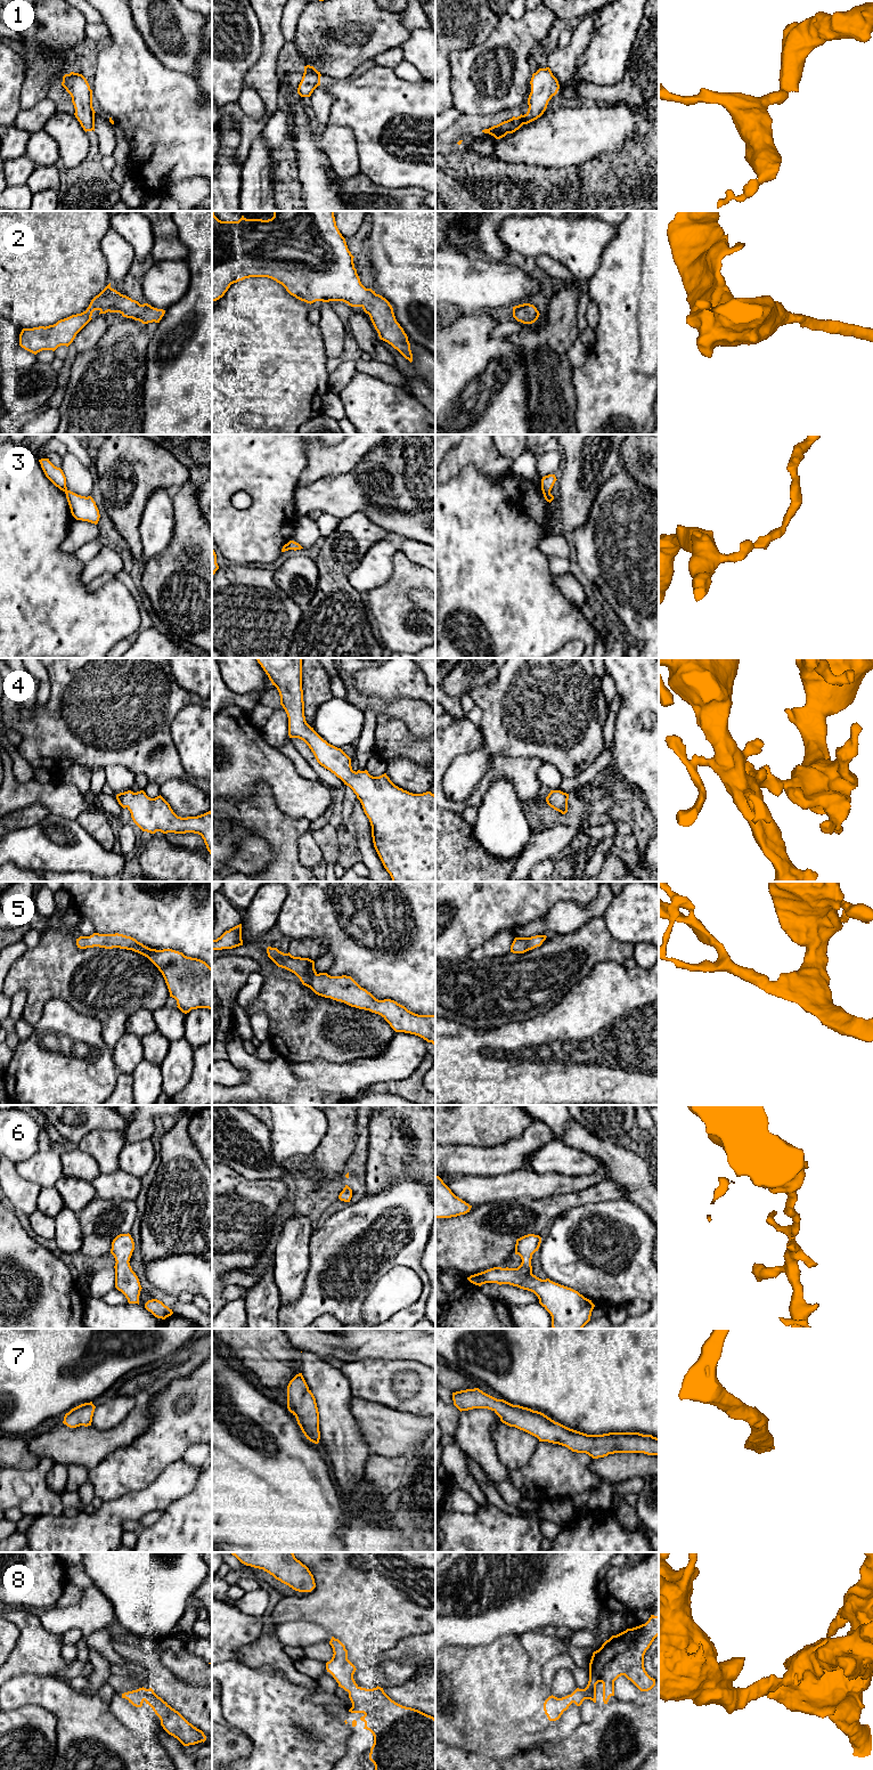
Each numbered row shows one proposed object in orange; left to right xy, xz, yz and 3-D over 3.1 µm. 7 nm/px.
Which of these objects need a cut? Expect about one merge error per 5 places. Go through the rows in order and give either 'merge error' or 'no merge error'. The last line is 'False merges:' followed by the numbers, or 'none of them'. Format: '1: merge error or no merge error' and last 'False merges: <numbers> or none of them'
1: no merge error
2: no merge error
3: merge error
4: no merge error
5: no merge error
6: no merge error
7: no merge error
8: no merge error
False merges: 3

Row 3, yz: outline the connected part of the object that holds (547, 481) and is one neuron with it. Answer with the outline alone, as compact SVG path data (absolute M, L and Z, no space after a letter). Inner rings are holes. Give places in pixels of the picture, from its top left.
M548 474L548 476L542 477L542 479L541 479L541 490L550 493L550 490L552 490L556 480L557 479L556 479L555 474Z

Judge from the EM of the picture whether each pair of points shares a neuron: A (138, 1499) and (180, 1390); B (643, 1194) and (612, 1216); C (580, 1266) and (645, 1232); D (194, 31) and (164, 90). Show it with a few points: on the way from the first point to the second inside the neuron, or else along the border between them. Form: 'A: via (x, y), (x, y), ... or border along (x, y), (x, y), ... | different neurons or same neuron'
A: border along (161, 1472), (144, 1488), (128, 1492), (116, 1499) | different neurons
B: border along (627, 1198), (646, 1214) | different neurons
C: via (602, 1272), (613, 1277), (627, 1272), (636, 1253) | same neuron
D: border along (153, 54), (165, 66), (187, 73), (194, 79) | different neurons

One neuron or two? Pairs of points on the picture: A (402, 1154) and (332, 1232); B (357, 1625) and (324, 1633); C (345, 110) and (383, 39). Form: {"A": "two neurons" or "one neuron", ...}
{"A": "two neurons", "B": "two neurons", "C": "two neurons"}

